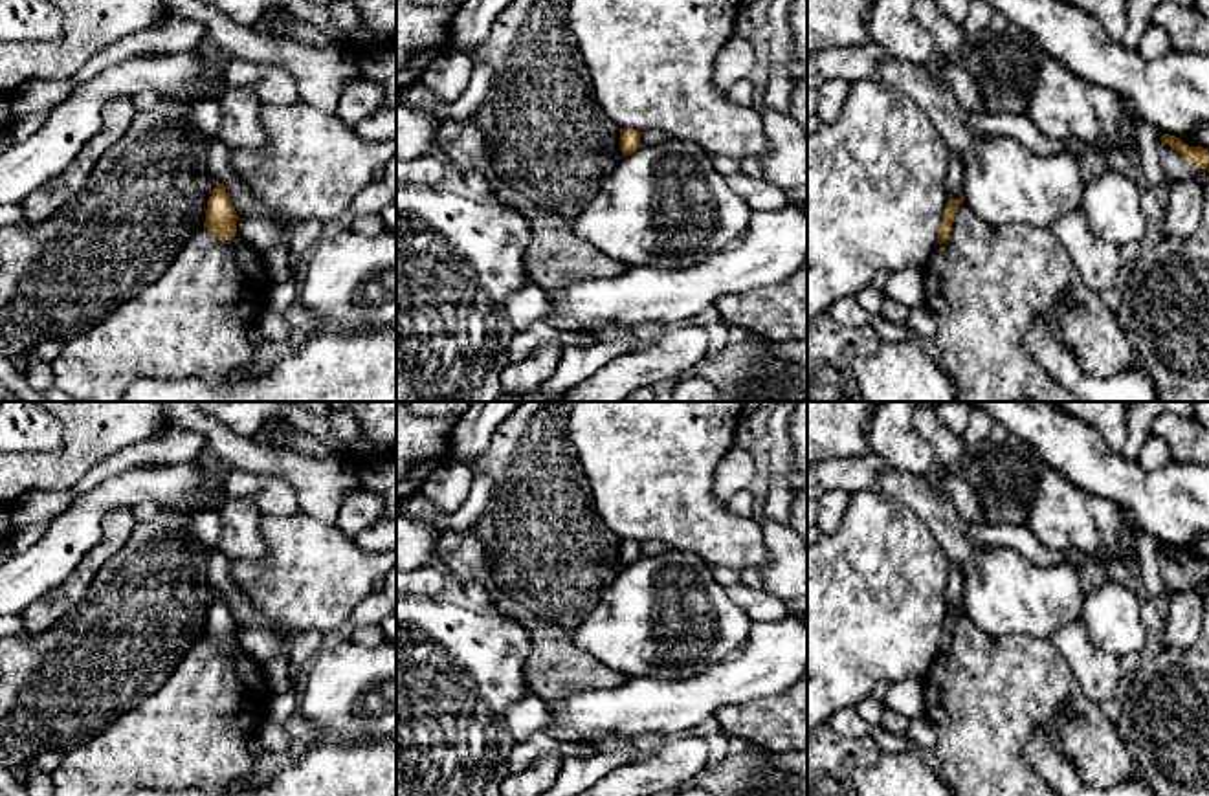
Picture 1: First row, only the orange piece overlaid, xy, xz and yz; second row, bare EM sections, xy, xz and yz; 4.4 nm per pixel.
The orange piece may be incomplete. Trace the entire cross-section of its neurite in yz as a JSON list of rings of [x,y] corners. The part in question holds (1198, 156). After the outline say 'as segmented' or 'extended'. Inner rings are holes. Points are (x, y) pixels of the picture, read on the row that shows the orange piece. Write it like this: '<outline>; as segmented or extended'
[[[1161,134],[1161,143],[1169,145],[1172,150],[1176,150],[1189,165],[1196,165],[1203,171],[1209,171],[1209,150],[1203,147],[1187,147],[1181,143],[1180,138]]]; as segmented

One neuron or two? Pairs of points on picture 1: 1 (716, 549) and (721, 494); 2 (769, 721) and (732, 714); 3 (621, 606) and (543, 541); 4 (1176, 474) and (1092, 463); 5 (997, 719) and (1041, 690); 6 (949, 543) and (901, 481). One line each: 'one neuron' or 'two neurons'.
1: two neurons
2: one neuron
3: two neurons
4: one neuron
5: one neuron
6: one neuron

